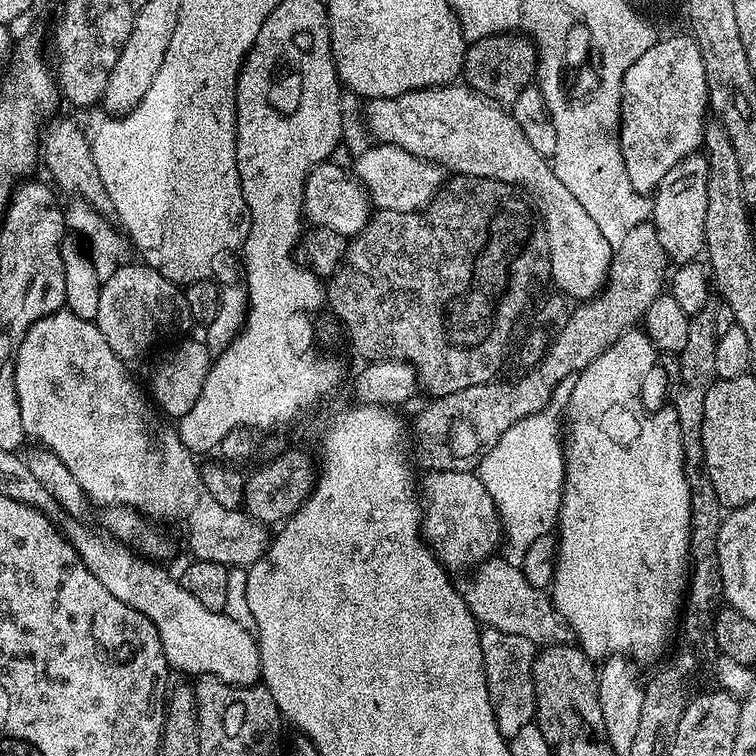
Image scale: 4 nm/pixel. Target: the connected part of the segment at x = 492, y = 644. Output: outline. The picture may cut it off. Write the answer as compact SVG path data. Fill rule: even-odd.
M493 628L481 631L480 645L494 722L498 722L498 734L509 738L517 734L522 726L533 723L536 715L536 699L532 693L532 663L536 660L537 649L526 638L518 638L518 634L502 634L502 630Z

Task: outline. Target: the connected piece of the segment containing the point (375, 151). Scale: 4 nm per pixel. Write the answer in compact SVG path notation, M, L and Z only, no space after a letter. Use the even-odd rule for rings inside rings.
M377 143L370 146L360 156L355 157L354 175L365 190L371 203L377 209L398 210L399 212L419 212L436 197L446 180L445 169L439 164L418 158L393 144Z

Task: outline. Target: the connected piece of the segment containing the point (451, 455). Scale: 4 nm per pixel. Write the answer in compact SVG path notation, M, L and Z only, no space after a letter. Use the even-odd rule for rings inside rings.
M643 222L634 226L632 230L623 239L622 244L614 248L612 254L612 265L608 271L608 282L596 293L595 296L590 300L586 300L575 305L576 309L569 311L567 313L566 319L559 325L560 333L553 335L551 337L551 344L548 345L548 350L545 356L536 365L529 367L527 371L524 372L525 376L521 378L517 384L500 384L501 382L489 382L487 384L479 384L478 386L466 386L466 390L454 390L454 394L446 394L445 396L438 396L429 399L428 405L421 410L416 416L416 421L410 424L410 436L416 439L416 452L414 448L414 456L420 459L420 464L424 467L424 470L439 470L442 472L471 472L473 469L479 465L481 458L483 458L490 449L496 445L498 438L502 438L502 434L506 434L506 430L510 430L510 426L514 426L522 418L526 418L530 414L539 412L544 405L548 404L556 395L556 386L563 382L564 379L569 376L569 378L575 377L582 369L586 366L590 366L590 362L594 362L594 358L598 358L598 354L602 354L602 350L606 350L616 341L616 339L623 334L623 332L635 329L637 325L641 323L646 314L646 310L650 306L650 302L654 302L654 298L661 295L663 286L666 284L666 272L664 276L664 266L669 265L669 259L667 254L662 250L662 242L658 242L658 234L656 233L656 225L651 222Z

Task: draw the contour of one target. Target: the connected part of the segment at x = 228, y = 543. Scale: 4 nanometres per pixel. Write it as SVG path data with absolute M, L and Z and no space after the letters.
M67 310L51 312L50 315L33 322L24 332L24 337L16 345L15 363L14 386L17 388L18 407L21 411L22 426L25 433L31 439L33 436L40 443L37 445L41 449L53 452L64 463L66 470L70 470L70 474L74 474L74 478L78 478L78 486L82 486L84 495L88 497L93 505L119 506L135 510L139 515L152 522L165 520L168 524L181 524L184 527L184 536L188 539L188 548L193 552L191 555L198 560L218 562L232 568L244 568L253 564L258 558L262 558L262 554L267 550L270 543L269 529L243 510L226 510L226 506L218 506L218 502L214 502L214 498L210 498L210 494L204 491L201 487L197 457L188 449L187 443L183 439L180 441L179 434L168 425L171 423L153 407L145 389L143 392L136 385L135 378L128 373L129 365L117 358L114 350L110 350L110 342L106 342L106 338L102 338L102 330L96 323L76 317L74 313Z

